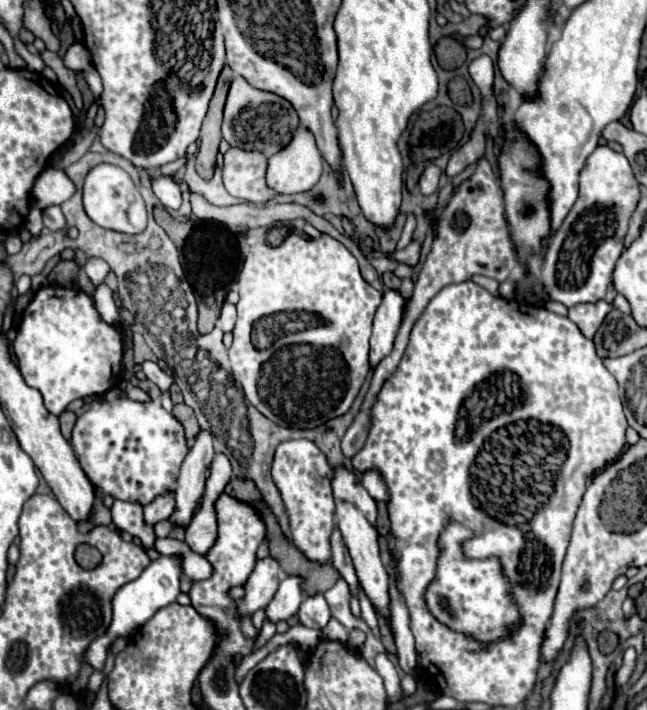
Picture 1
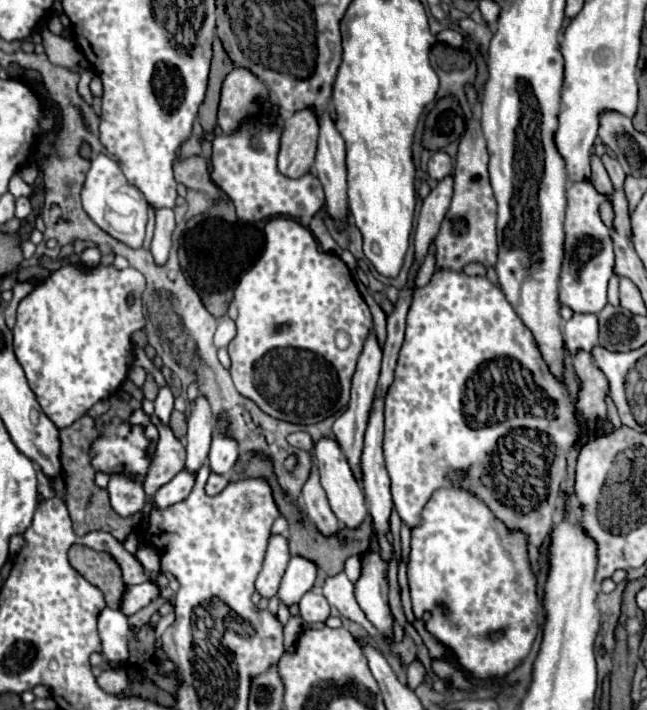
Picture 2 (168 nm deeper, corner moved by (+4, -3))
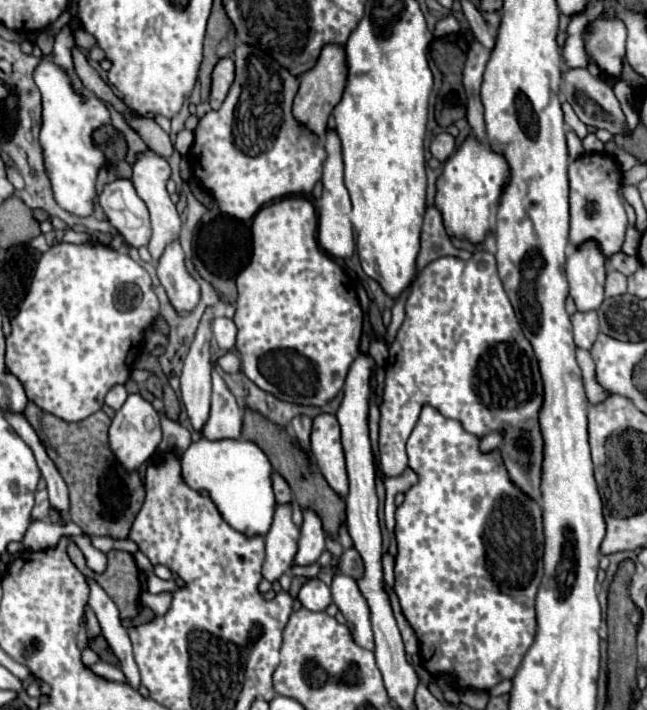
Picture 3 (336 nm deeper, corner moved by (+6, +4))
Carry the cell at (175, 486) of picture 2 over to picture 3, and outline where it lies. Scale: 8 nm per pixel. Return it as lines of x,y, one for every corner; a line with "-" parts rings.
201,437
183,453
181,477
191,489
205,489
233,529
245,535
265,535
269,531
275,513
271,463
255,443
245,439
209,441

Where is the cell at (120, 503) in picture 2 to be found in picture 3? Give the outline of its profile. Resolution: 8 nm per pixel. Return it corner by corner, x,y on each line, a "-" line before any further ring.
129,395
123,407
115,413
111,427
109,427
109,447
119,465
127,471
133,473
137,471
147,459
151,459
161,443
161,425
159,425
159,415
153,409
149,401
145,401
141,395

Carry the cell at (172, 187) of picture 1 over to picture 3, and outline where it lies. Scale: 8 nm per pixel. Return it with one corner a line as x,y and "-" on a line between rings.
177,239
165,247
155,269
173,307
181,315
187,315
199,301
199,283
185,269
185,255

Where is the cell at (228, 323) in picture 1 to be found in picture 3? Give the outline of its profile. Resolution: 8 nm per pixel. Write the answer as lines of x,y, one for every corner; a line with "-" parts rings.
227,317
213,319
213,339
219,345
219,349
223,349
223,351
233,349
235,335
237,335
237,327
231,319
227,319

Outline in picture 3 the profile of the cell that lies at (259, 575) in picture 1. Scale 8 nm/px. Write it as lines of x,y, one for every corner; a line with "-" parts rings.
279,505
273,515
269,533
265,535
265,563
263,577
267,581
277,581
285,571
289,571
293,557
297,553
299,529
291,521
291,505

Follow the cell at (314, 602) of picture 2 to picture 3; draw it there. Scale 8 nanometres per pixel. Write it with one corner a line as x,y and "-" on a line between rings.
311,579
301,587
299,601
309,611
325,611
325,607
331,603
331,591
321,579

